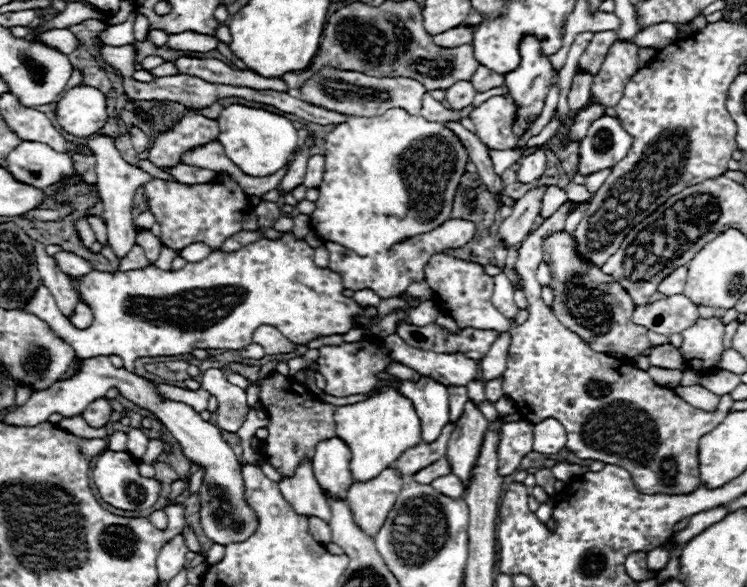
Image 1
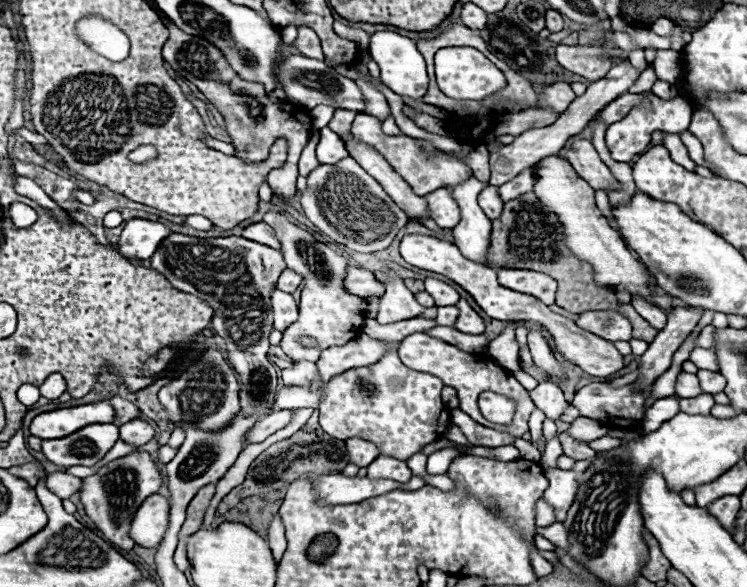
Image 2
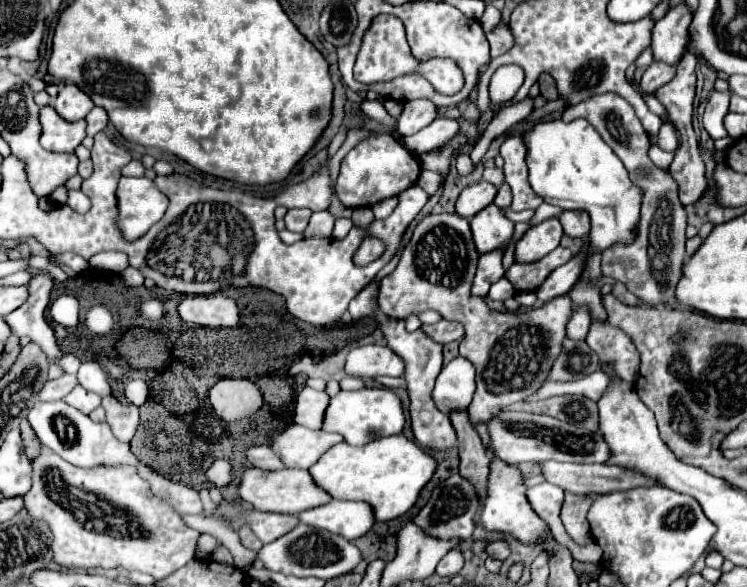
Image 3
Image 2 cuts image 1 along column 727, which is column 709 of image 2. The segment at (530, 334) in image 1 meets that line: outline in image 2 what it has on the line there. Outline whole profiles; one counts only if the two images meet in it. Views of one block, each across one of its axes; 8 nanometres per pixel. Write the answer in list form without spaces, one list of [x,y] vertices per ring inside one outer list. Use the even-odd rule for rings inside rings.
[[[700,394],[696,398],[680,398],[678,404],[680,404],[680,410],[686,412],[686,414],[706,416],[706,414],[710,414],[710,410],[712,410],[712,406],[716,402],[714,402],[714,398],[710,394]]]

